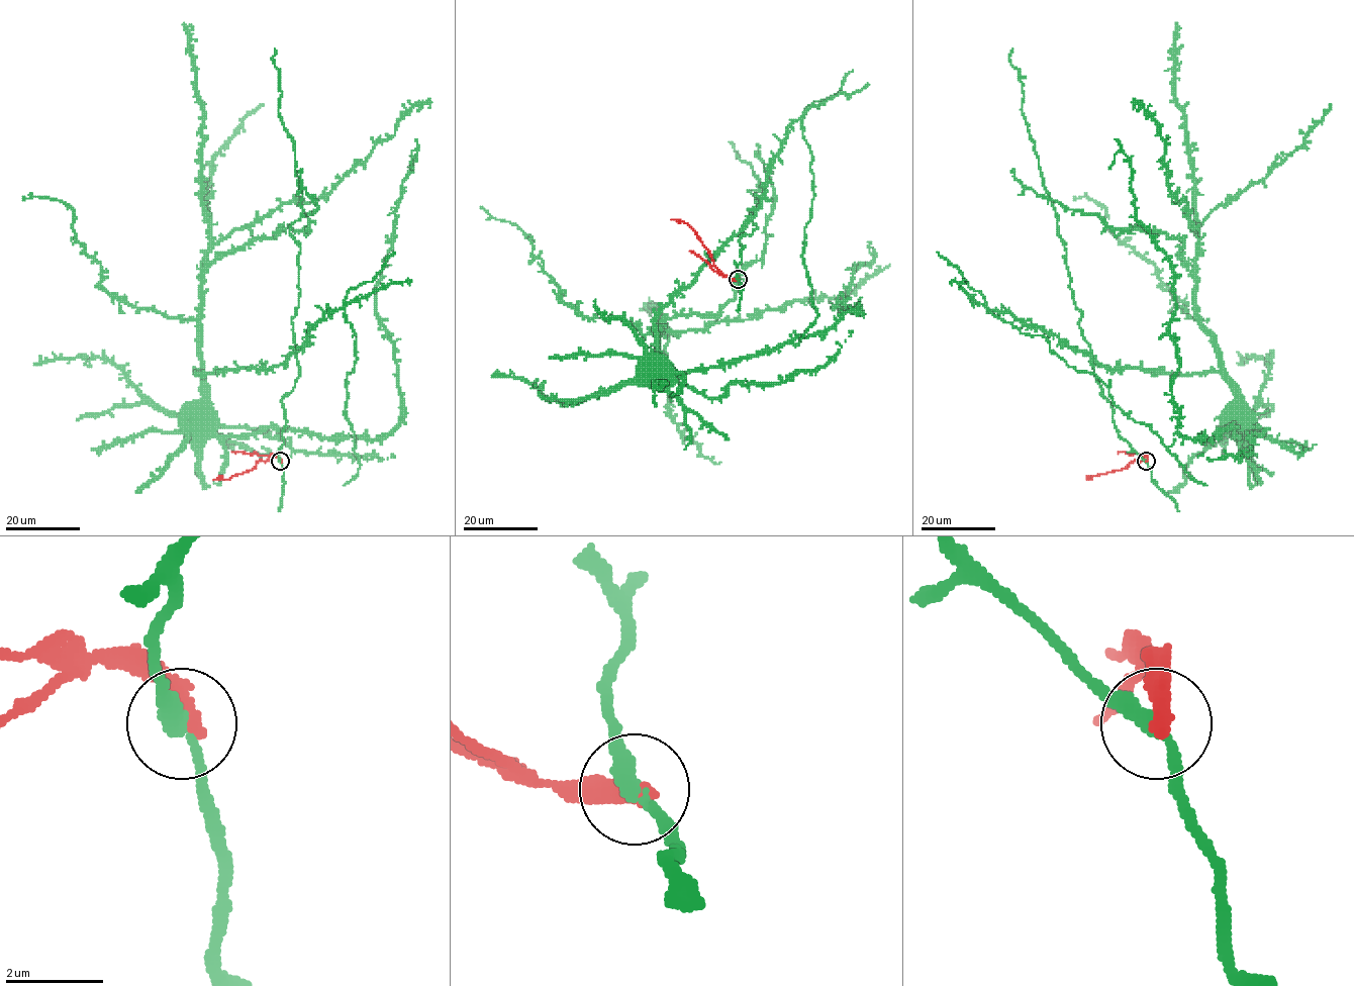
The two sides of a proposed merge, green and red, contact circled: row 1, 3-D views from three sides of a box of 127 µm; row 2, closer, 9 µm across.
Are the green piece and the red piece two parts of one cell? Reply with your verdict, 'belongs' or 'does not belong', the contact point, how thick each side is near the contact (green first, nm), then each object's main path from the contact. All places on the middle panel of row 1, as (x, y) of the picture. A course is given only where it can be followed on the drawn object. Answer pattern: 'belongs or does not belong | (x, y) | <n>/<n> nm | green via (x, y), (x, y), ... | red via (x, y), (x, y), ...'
does not belong | (738, 279) | 320/400 nm | green via (738, 279), (744, 247), (739, 239), (757, 227), (751, 220), (660, 310), (655, 321), (660, 370), (642, 364) | red via (738, 279), (730, 279), (717, 269), (709, 252), (687, 223), (671, 219)

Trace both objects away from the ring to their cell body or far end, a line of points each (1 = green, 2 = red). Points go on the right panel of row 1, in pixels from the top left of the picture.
1: (1146, 462), (1119, 433), (1089, 349), (1098, 364), (1109, 369), (1220, 372), (1237, 398), (1231, 414)
2: (1146, 462), (1146, 457), (1142, 462), (1131, 463), (1124, 469), (1086, 480)

